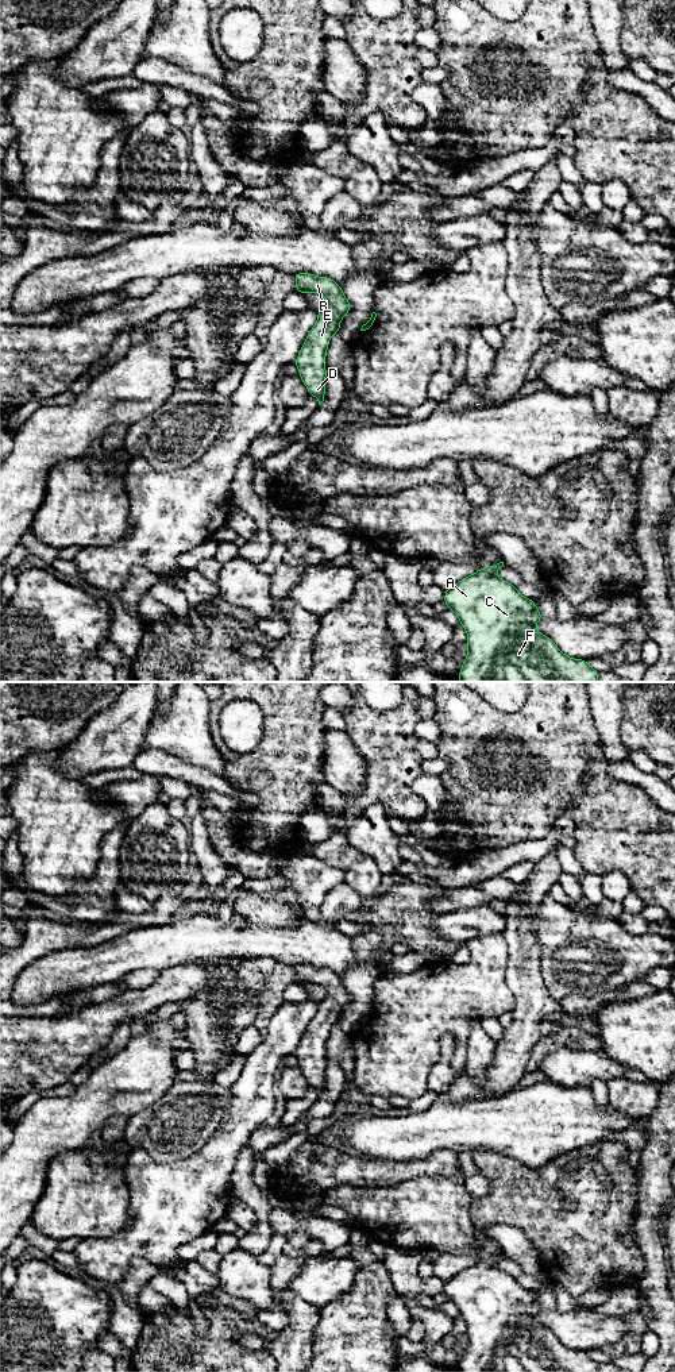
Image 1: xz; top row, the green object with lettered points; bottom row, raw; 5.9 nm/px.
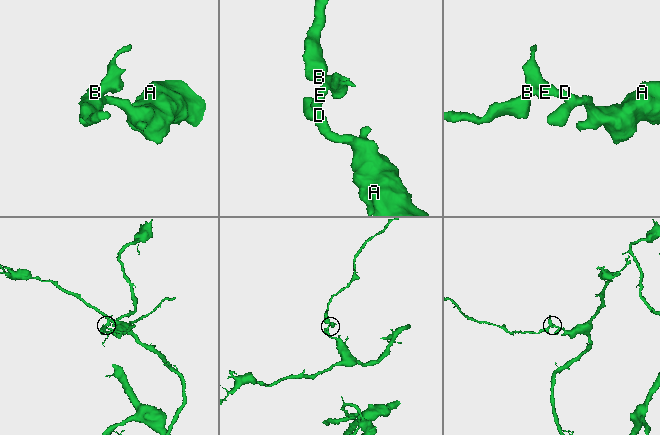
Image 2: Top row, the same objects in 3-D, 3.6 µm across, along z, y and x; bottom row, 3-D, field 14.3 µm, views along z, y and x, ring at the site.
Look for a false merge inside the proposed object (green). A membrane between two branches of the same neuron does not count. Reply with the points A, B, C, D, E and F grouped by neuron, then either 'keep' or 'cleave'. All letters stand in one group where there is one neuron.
A B C D E F | keep

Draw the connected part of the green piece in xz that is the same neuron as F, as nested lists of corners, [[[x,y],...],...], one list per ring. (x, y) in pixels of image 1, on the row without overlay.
[[[504,1253],[482,1259],[446,1282],[444,1295],[467,1323],[468,1346],[459,1363],[459,1372],[598,1372],[599,1364],[587,1352],[564,1346],[552,1330],[535,1319],[544,1309],[533,1291],[521,1287],[514,1276],[495,1267],[502,1257]]]

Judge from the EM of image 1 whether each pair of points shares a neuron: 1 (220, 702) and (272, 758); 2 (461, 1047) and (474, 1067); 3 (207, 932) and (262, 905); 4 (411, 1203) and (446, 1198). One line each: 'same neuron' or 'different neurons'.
1: same neuron
2: different neurons
3: different neurons
4: same neuron

